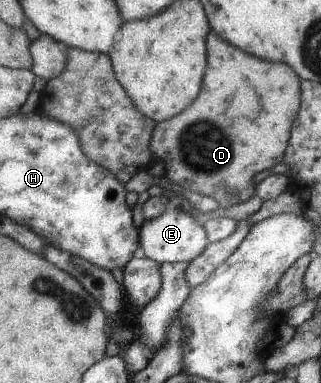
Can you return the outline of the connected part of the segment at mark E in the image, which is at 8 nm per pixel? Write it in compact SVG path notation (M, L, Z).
M168 207L160 216L144 220L138 227L138 242L139 255L159 264L189 263L208 244L203 226L191 214L174 207Z

